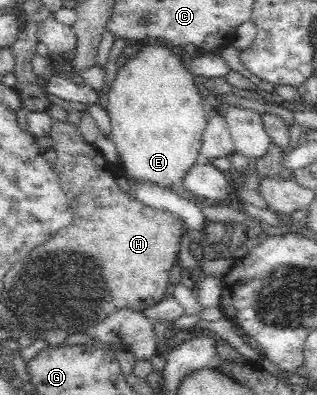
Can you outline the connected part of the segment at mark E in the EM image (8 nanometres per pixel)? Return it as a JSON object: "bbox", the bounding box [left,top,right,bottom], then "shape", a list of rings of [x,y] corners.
{"bbox":[103,42,207,188],"shape":[[[142,42],[136,57],[128,59],[109,85],[103,107],[110,117],[110,136],[116,146],[119,171],[133,183],[154,183],[157,187],[174,188],[181,185],[191,167],[199,163],[201,141],[207,123],[203,97],[194,86],[194,74],[184,66],[172,47],[158,42]]]}

